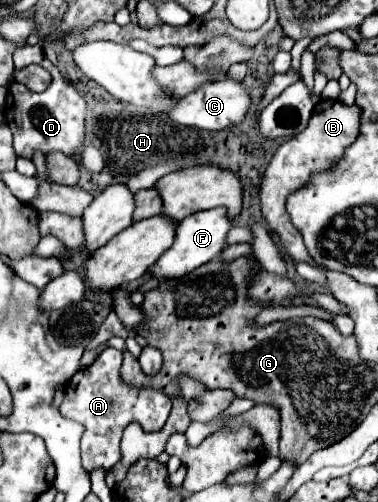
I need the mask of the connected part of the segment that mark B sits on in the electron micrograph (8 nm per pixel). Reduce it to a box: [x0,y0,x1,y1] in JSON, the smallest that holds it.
[259,100,361,264]

